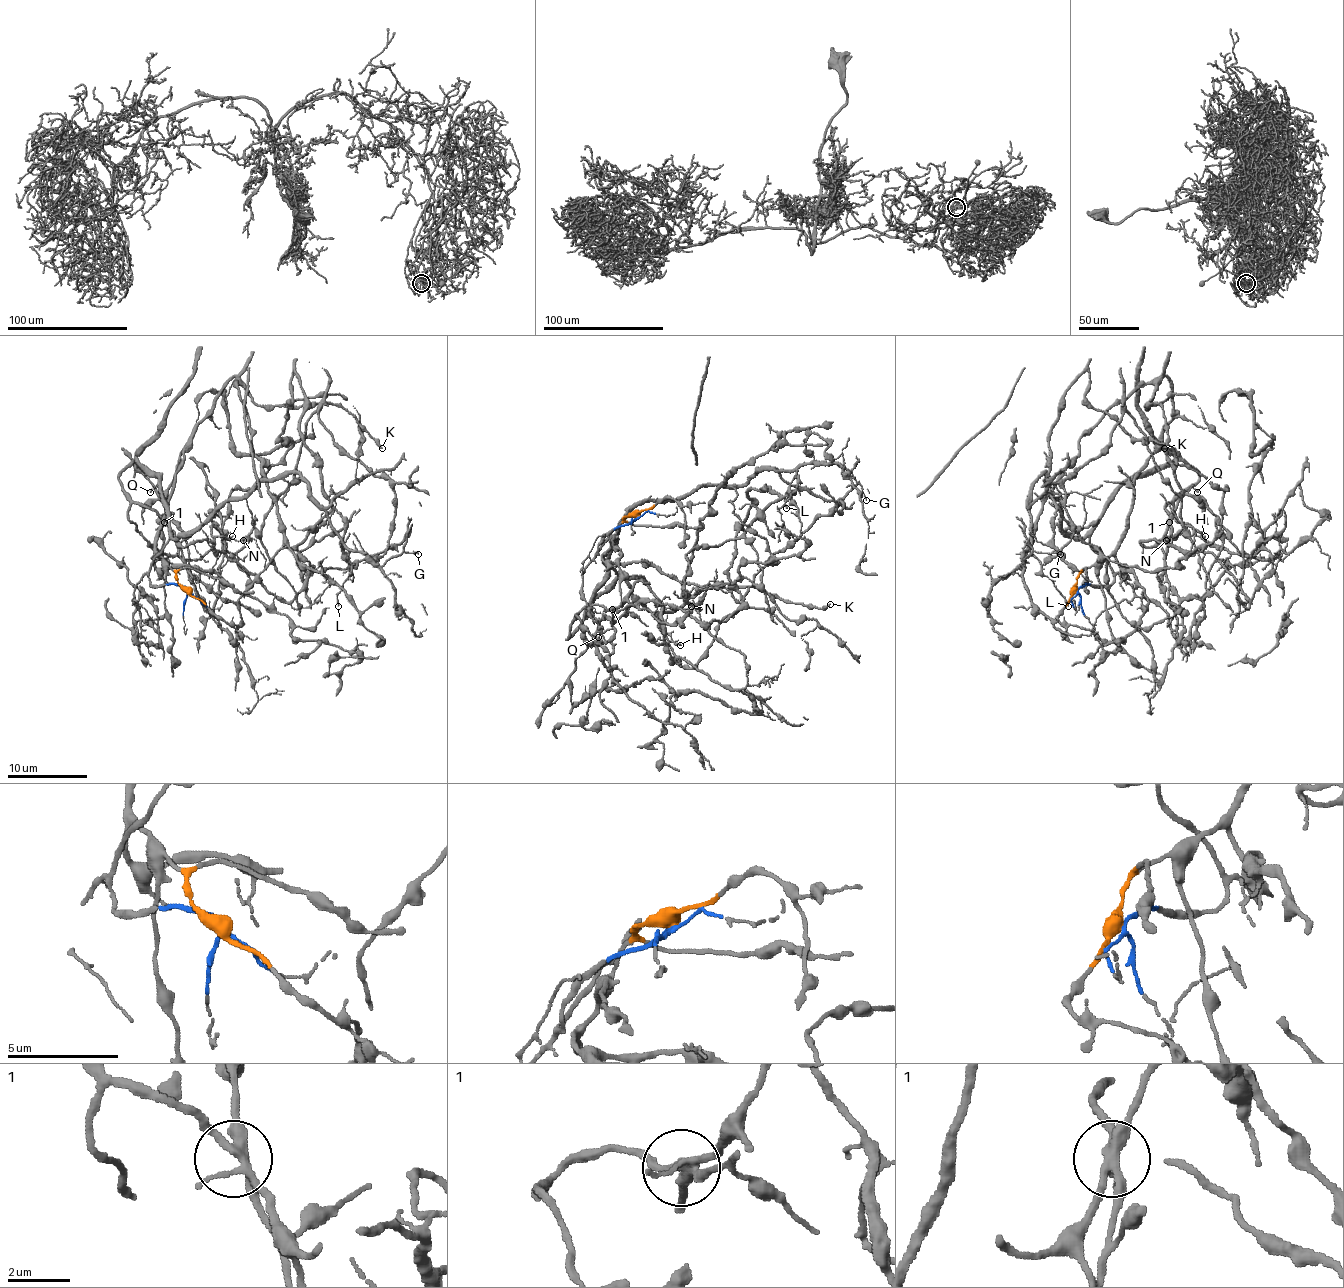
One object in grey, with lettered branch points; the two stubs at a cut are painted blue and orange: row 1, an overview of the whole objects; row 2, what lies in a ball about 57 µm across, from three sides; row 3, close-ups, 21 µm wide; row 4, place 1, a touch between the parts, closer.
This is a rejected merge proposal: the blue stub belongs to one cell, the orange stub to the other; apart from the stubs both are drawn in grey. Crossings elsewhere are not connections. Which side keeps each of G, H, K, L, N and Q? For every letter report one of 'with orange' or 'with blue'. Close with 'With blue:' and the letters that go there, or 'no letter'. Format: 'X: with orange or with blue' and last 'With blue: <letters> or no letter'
G: with blue
H: with blue
K: with orange
L: with blue
N: with blue
Q: with orange
With blue: G, H, L, N

